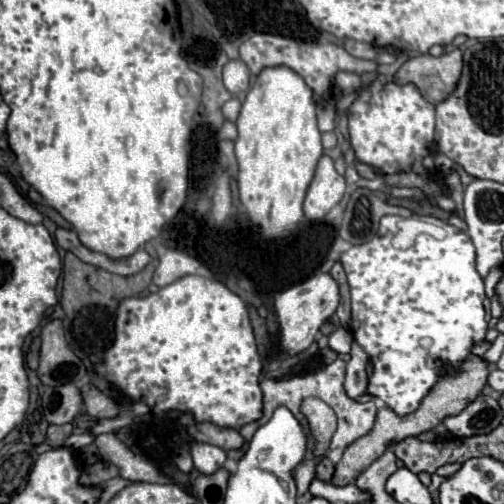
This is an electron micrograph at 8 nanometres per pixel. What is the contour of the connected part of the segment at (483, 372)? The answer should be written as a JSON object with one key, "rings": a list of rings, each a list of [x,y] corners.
{"rings":[[[470,355],[464,361],[464,365],[462,365],[462,369],[458,373],[454,373],[454,375],[442,375],[440,377],[438,385],[426,395],[426,399],[422,401],[422,405],[418,407],[418,411],[414,411],[414,413],[410,413],[406,417],[398,417],[390,409],[378,411],[376,423],[374,423],[372,431],[368,435],[360,437],[360,439],[356,439],[350,447],[346,447],[344,457],[336,465],[336,473],[334,473],[332,483],[334,485],[348,485],[348,483],[352,483],[360,475],[360,471],[364,471],[364,467],[370,467],[384,451],[388,451],[388,447],[400,443],[406,437],[416,437],[416,435],[420,435],[424,431],[430,431],[438,423],[442,423],[446,417],[452,417],[452,415],[458,415],[460,411],[464,411],[464,407],[468,407],[468,403],[472,403],[472,399],[476,399],[482,393],[482,389],[488,385],[488,373],[490,373],[490,369],[492,369],[492,365],[488,361],[484,361],[478,355]]]}

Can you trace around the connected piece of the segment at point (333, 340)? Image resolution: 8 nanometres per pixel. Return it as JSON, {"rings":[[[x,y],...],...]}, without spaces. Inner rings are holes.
{"rings":[[[338,327],[338,329],[330,335],[330,347],[332,347],[334,351],[338,351],[340,355],[348,353],[350,347],[352,347],[352,333],[350,333],[348,329],[344,329],[344,327]]]}

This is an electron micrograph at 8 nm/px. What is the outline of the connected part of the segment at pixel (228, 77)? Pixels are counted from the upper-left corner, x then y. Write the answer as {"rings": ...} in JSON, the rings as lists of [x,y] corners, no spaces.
{"rings":[[[228,61],[224,67],[224,85],[230,93],[246,93],[250,87],[250,71],[244,61]]]}

